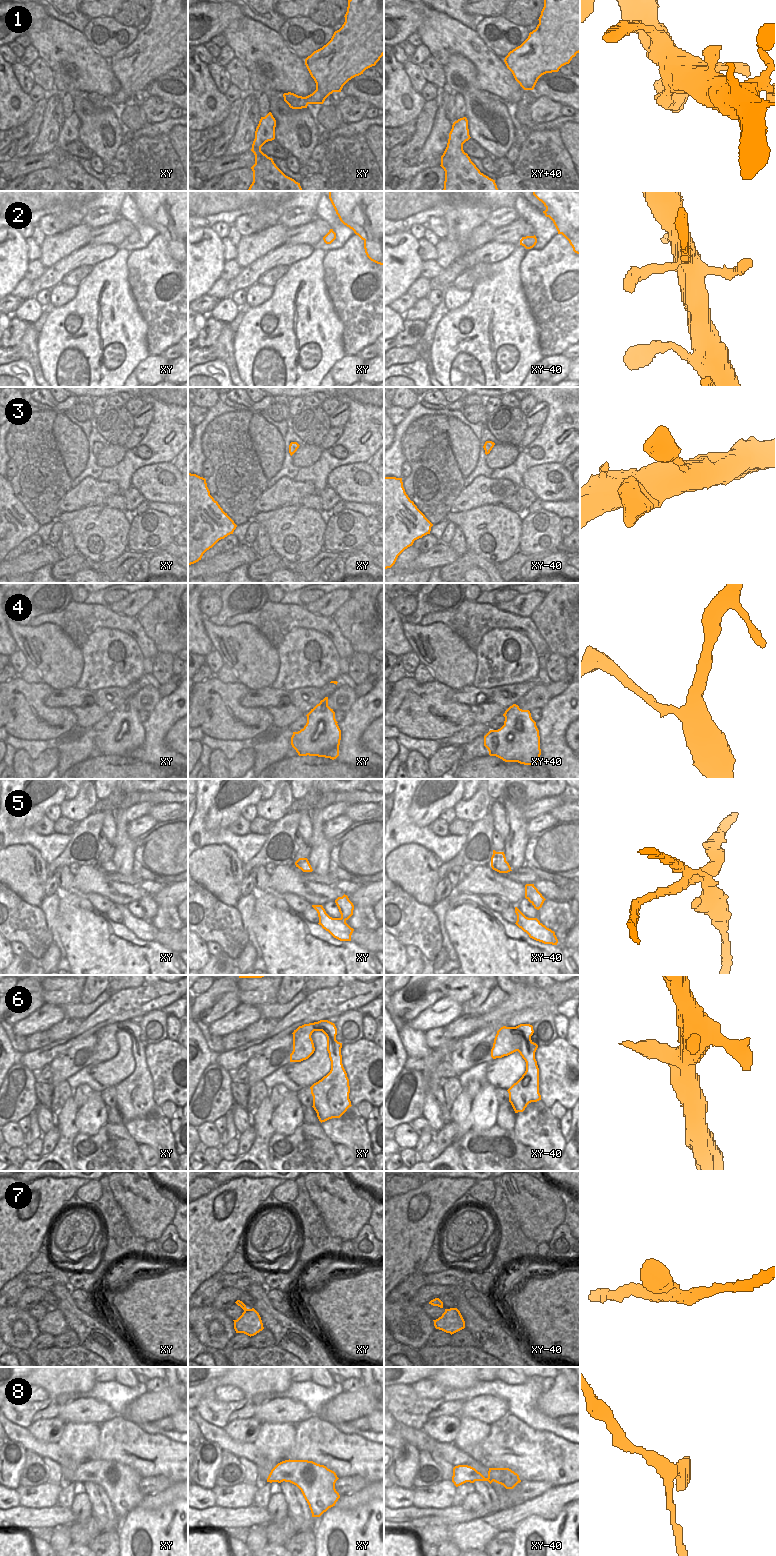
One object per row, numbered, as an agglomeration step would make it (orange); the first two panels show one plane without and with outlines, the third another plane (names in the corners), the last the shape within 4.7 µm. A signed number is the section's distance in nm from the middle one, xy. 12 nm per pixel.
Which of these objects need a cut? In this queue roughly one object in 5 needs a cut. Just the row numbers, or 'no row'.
5

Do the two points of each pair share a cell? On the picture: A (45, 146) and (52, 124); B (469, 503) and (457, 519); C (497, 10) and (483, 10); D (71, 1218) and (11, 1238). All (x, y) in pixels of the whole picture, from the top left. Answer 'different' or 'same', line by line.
A: same
B: different
C: same
D: different

